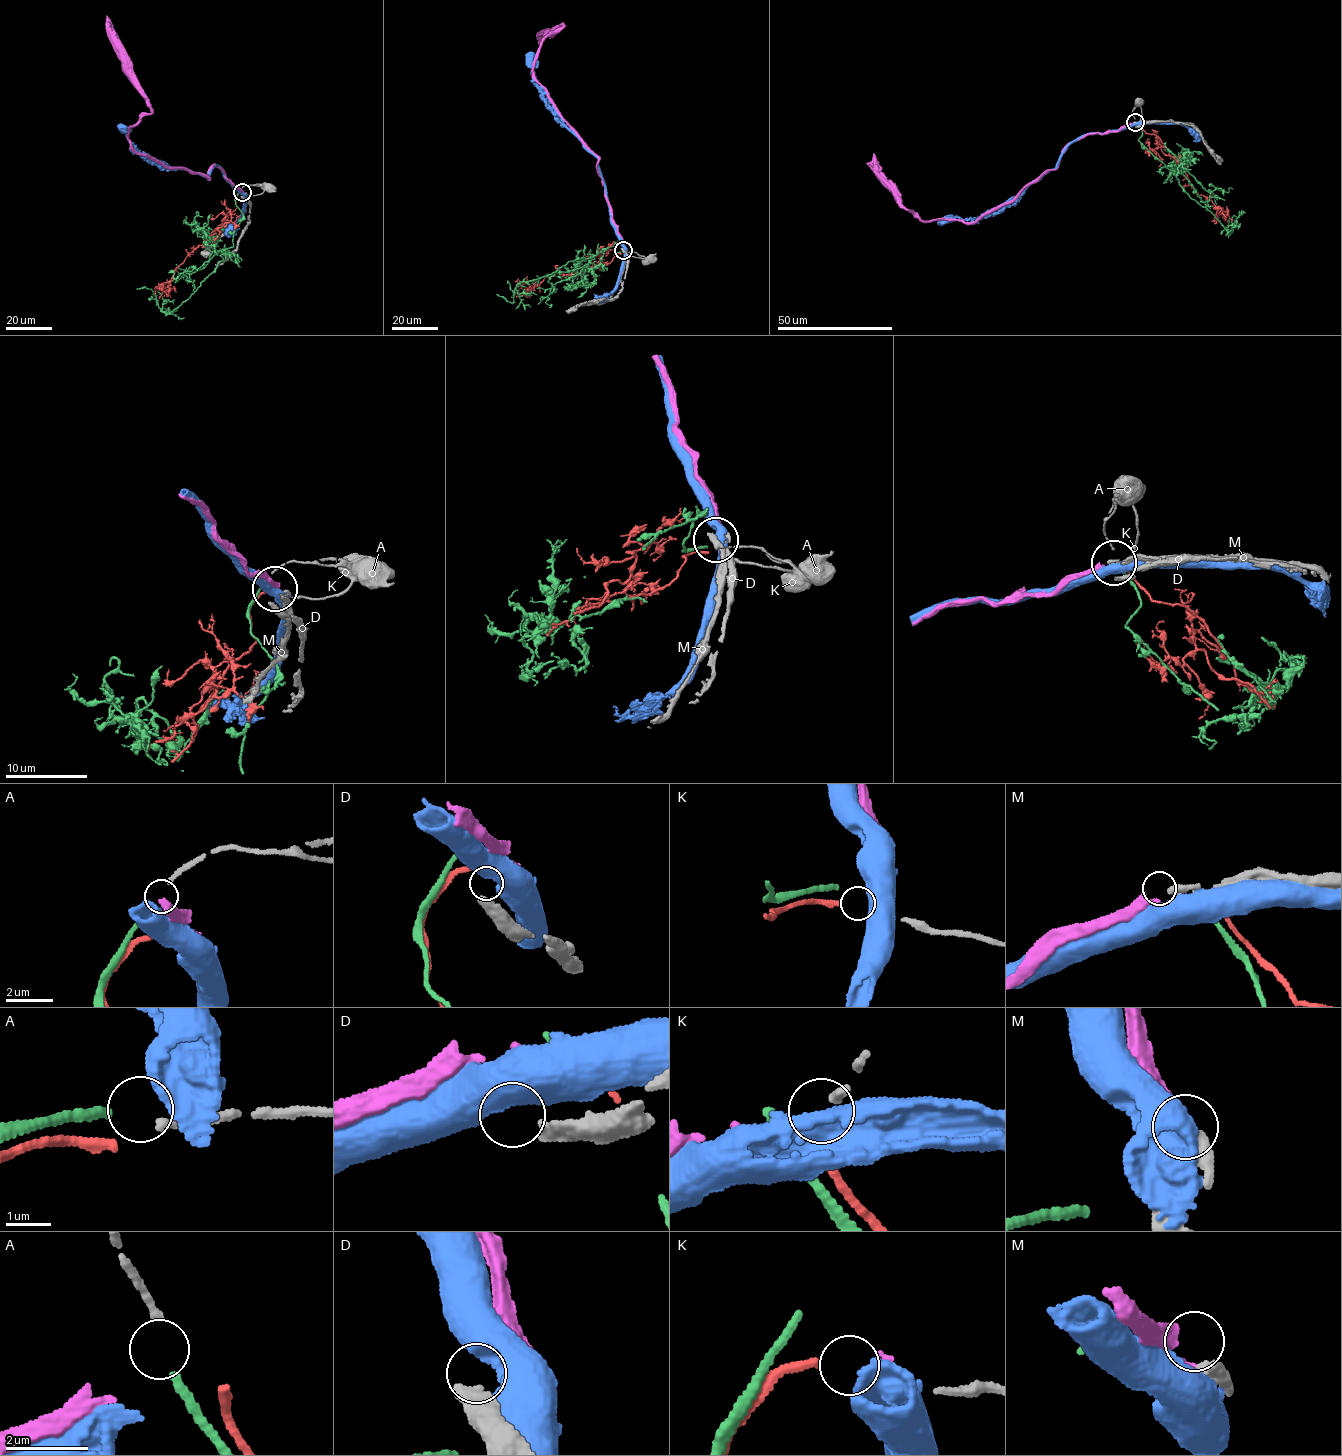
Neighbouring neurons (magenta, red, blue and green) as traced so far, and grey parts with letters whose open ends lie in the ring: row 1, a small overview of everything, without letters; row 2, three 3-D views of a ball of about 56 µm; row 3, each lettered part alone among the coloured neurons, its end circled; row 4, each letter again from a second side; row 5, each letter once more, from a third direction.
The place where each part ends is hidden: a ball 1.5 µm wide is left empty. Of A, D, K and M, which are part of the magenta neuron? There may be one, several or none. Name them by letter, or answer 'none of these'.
M

